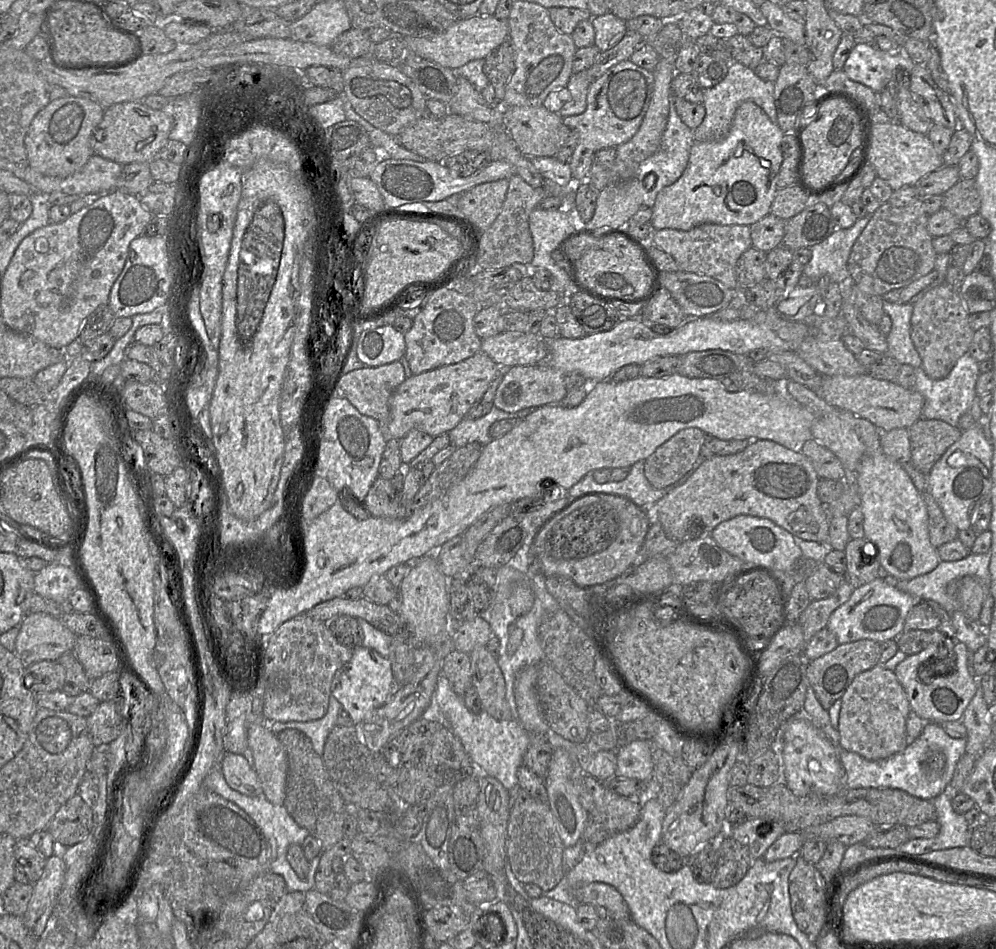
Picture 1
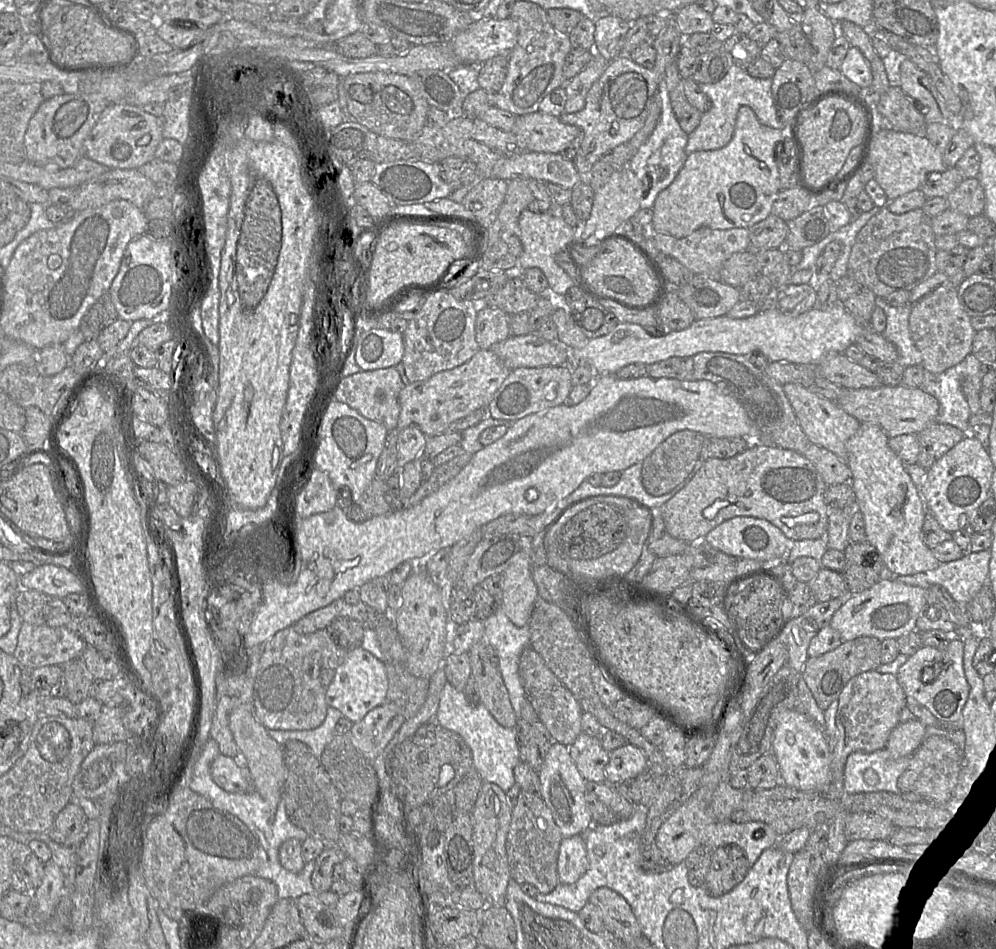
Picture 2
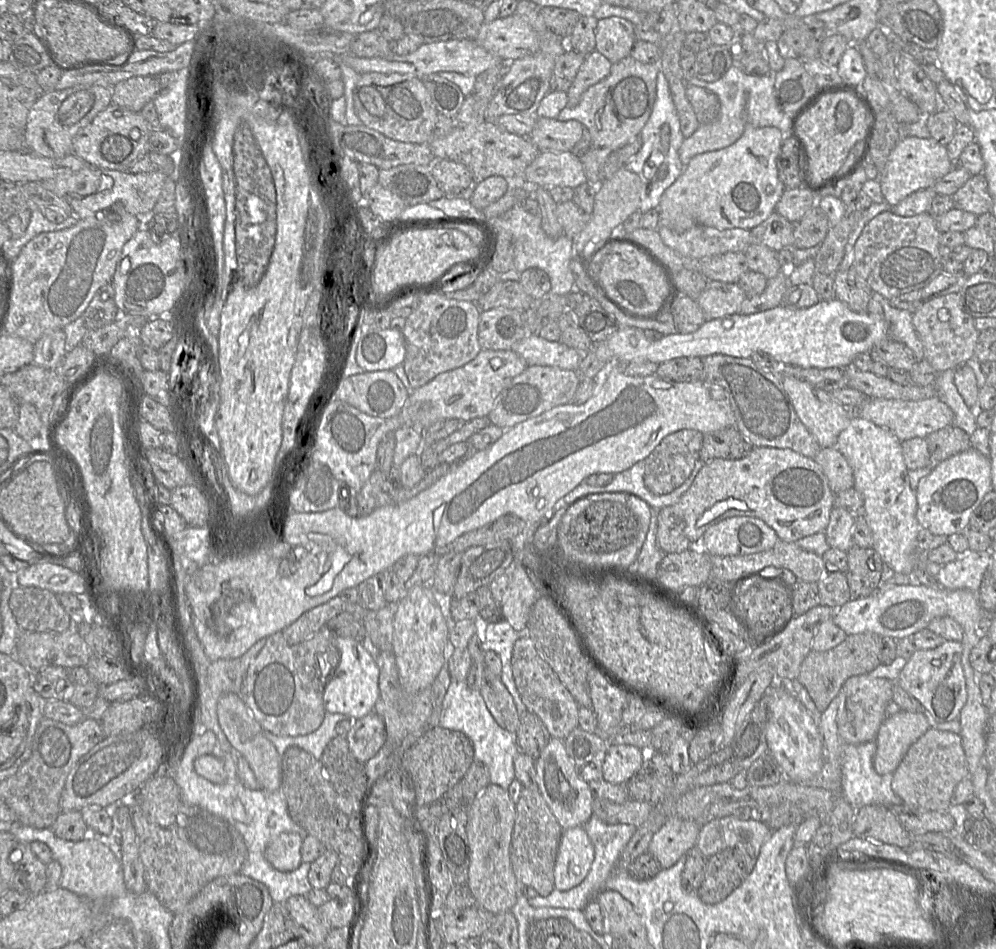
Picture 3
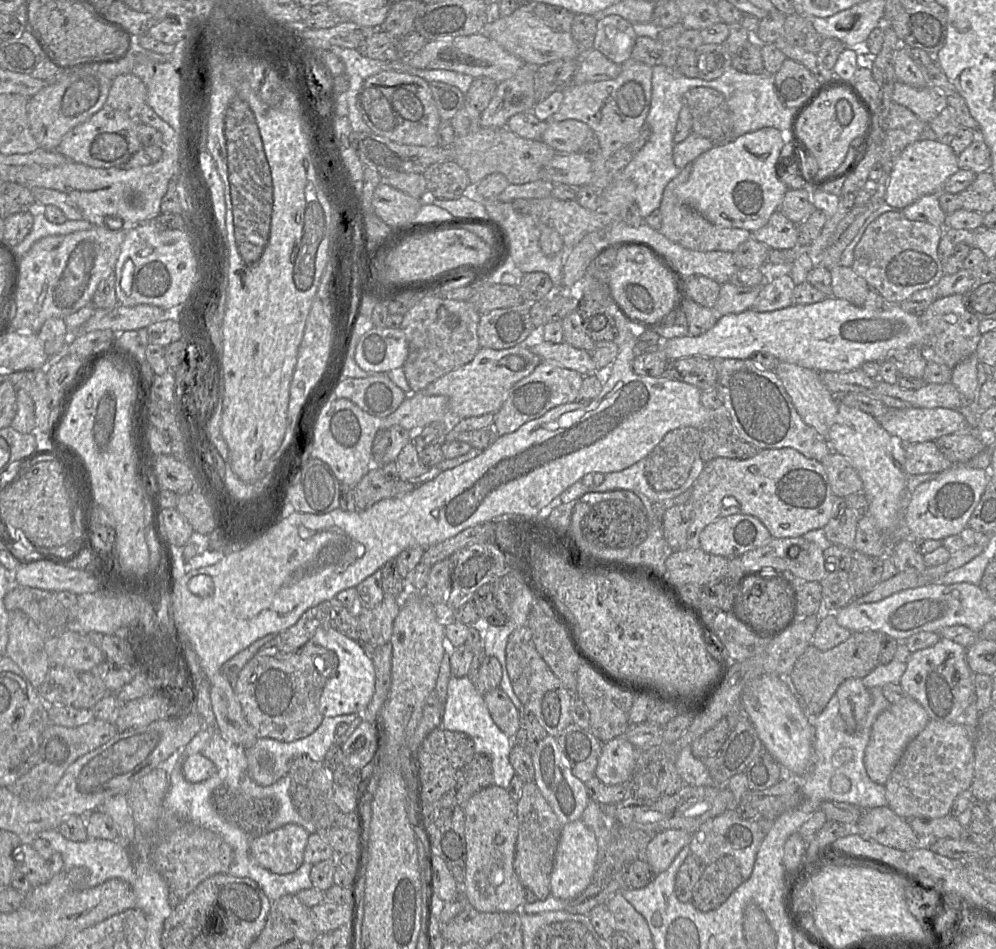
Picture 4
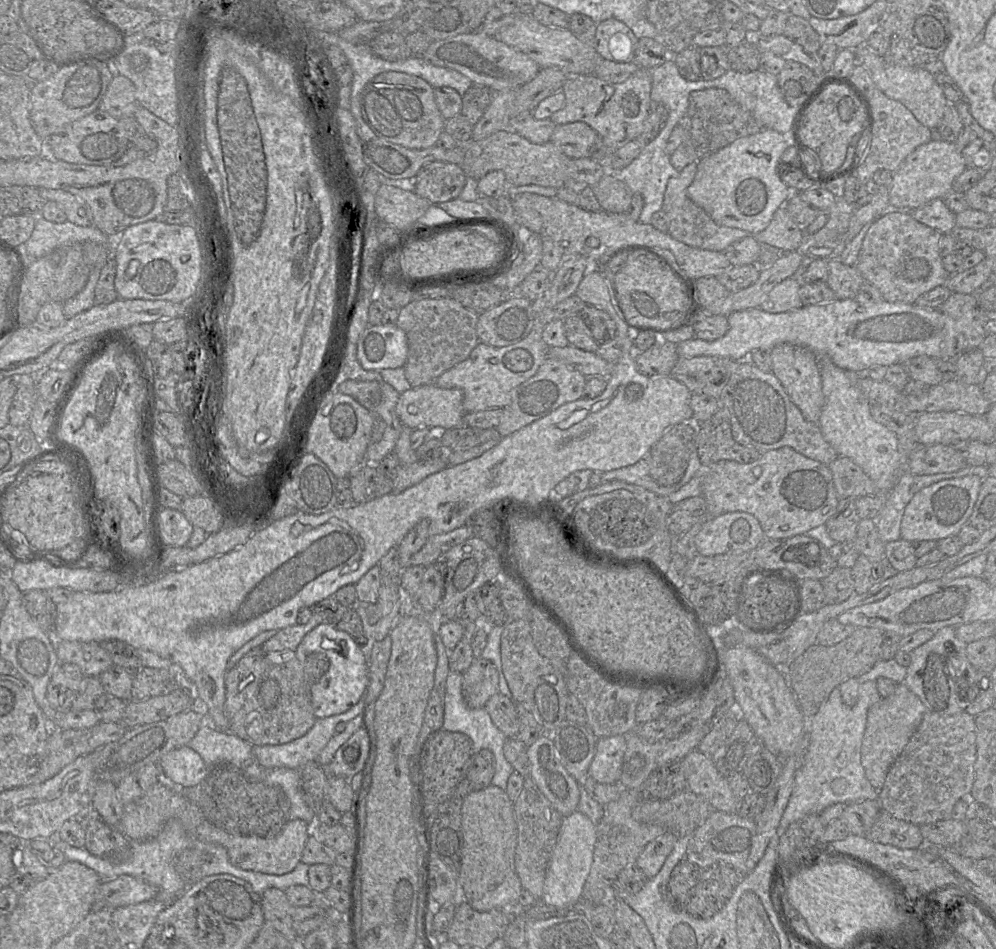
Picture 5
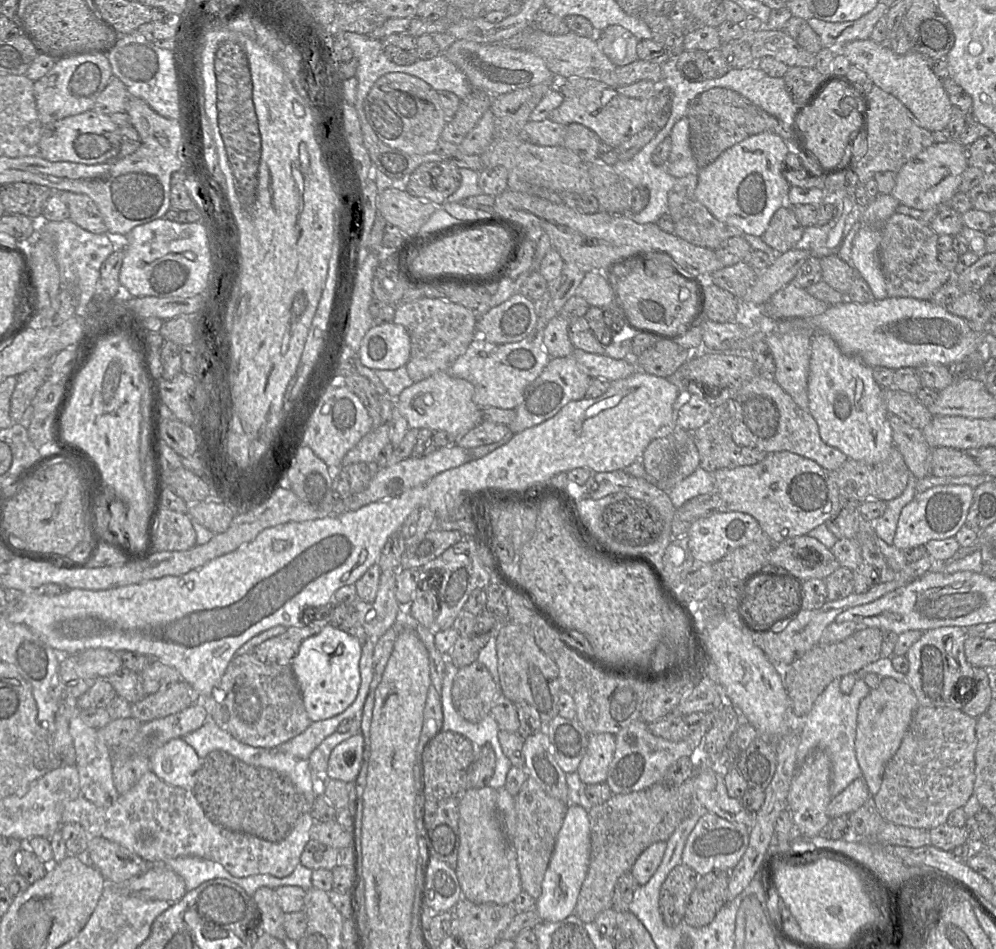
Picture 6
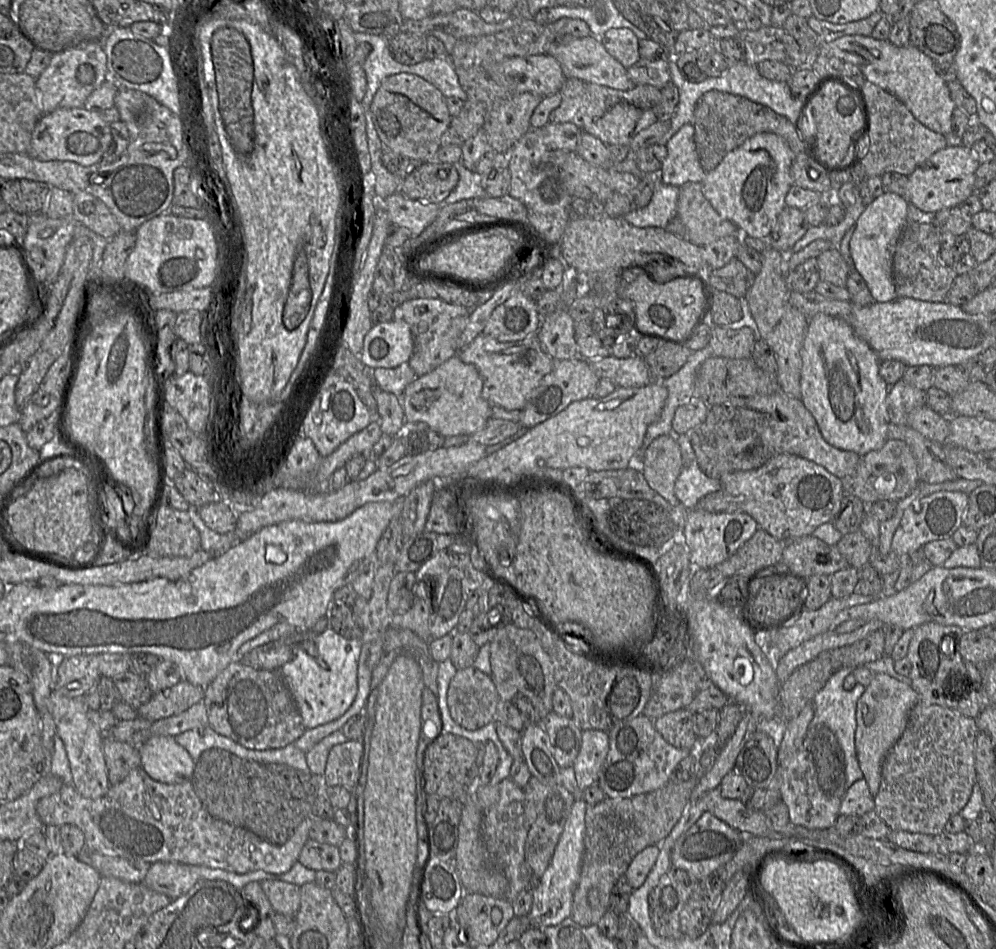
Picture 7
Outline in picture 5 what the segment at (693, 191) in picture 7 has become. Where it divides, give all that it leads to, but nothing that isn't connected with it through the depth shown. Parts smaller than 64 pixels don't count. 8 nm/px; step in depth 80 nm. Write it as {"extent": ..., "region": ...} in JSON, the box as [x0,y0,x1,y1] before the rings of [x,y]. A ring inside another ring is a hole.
{"extent":[662,162,751,251],"region":[[[692,162],[679,172],[678,177],[671,178],[667,183],[662,210],[668,219],[668,233],[676,240],[695,248],[724,251],[731,243],[751,233],[740,228],[716,223],[704,209],[688,197],[687,189],[693,182],[696,172],[697,162]]]}

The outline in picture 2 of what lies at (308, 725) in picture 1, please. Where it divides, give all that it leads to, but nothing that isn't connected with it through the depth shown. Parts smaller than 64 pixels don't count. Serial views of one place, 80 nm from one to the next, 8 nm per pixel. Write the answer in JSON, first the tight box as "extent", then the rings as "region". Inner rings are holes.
{"extent":[267,706,344,760],"region":[[[328,706],[324,722],[311,730],[272,730],[267,729],[268,734],[280,745],[289,740],[298,740],[305,743],[320,760],[325,746],[335,735],[335,726],[344,715],[336,708]]]}

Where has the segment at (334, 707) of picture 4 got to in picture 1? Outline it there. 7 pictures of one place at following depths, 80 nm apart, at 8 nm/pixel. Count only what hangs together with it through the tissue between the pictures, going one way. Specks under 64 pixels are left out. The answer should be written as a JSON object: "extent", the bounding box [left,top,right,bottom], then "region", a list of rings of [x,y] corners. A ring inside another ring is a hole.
{"extent":[331,646,396,725],"region":[[[362,646],[354,649],[351,659],[335,673],[331,684],[331,695],[338,700],[354,725],[385,704],[395,690],[396,683],[389,658]]]}

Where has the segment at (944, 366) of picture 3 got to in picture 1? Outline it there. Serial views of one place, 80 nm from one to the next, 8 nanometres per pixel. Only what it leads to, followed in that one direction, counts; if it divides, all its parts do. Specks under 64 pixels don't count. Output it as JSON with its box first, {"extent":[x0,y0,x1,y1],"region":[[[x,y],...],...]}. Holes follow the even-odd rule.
{"extent":[910,283,975,379],"region":[[[946,283],[928,290],[913,304],[910,335],[921,358],[921,368],[931,379],[947,377],[956,362],[968,352],[975,332],[970,327],[969,315],[959,293]]]}

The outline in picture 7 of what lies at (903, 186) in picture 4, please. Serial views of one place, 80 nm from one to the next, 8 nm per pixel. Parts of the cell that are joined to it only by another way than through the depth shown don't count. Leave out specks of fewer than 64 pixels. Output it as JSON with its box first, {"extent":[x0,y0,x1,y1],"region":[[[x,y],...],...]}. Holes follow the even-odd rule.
{"extent":[908,145,979,213],"region":[[[947,145],[932,154],[908,176],[908,202],[923,212],[933,213],[959,206],[975,193],[975,172],[979,165],[971,147]]]}

